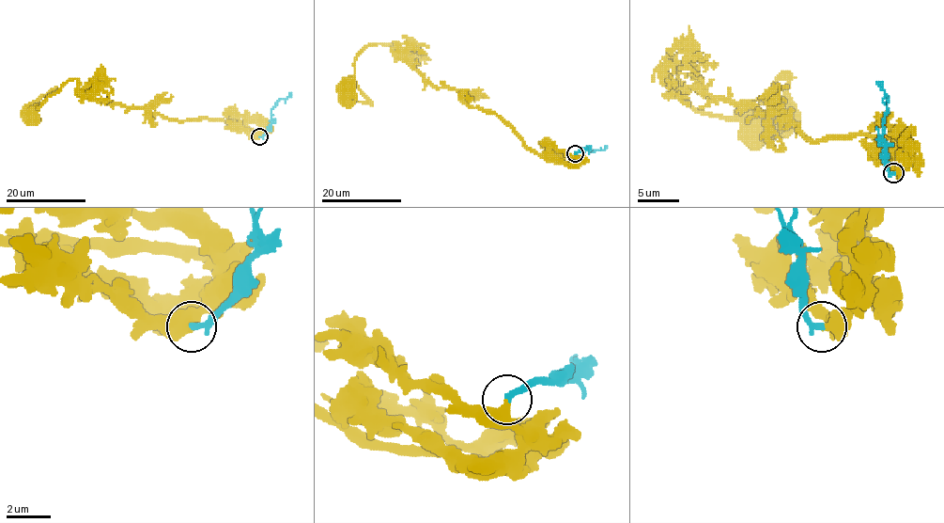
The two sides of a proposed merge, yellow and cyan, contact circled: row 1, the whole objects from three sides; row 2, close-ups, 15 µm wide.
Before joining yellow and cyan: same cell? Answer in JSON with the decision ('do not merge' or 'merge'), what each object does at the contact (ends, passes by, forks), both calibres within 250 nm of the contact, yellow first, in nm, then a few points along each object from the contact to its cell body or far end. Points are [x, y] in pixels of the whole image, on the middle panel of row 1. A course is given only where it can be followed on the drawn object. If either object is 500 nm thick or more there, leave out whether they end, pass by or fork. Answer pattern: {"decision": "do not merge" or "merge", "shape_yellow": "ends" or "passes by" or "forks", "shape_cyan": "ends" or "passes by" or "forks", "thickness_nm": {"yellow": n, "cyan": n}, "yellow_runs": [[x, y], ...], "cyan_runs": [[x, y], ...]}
{"decision": "do not merge", "shape_yellow": "ends", "shape_cyan": "ends", "thickness_nm": {"yellow": 480, "cyan": 300}, "yellow_runs": [[575, 153], [551, 147], [538, 155], [495, 114], [432, 86], [389, 44], [368, 45], [346, 85]], "cyan_runs": [[575, 153], [586, 148], [602, 150], [607, 145]]}

